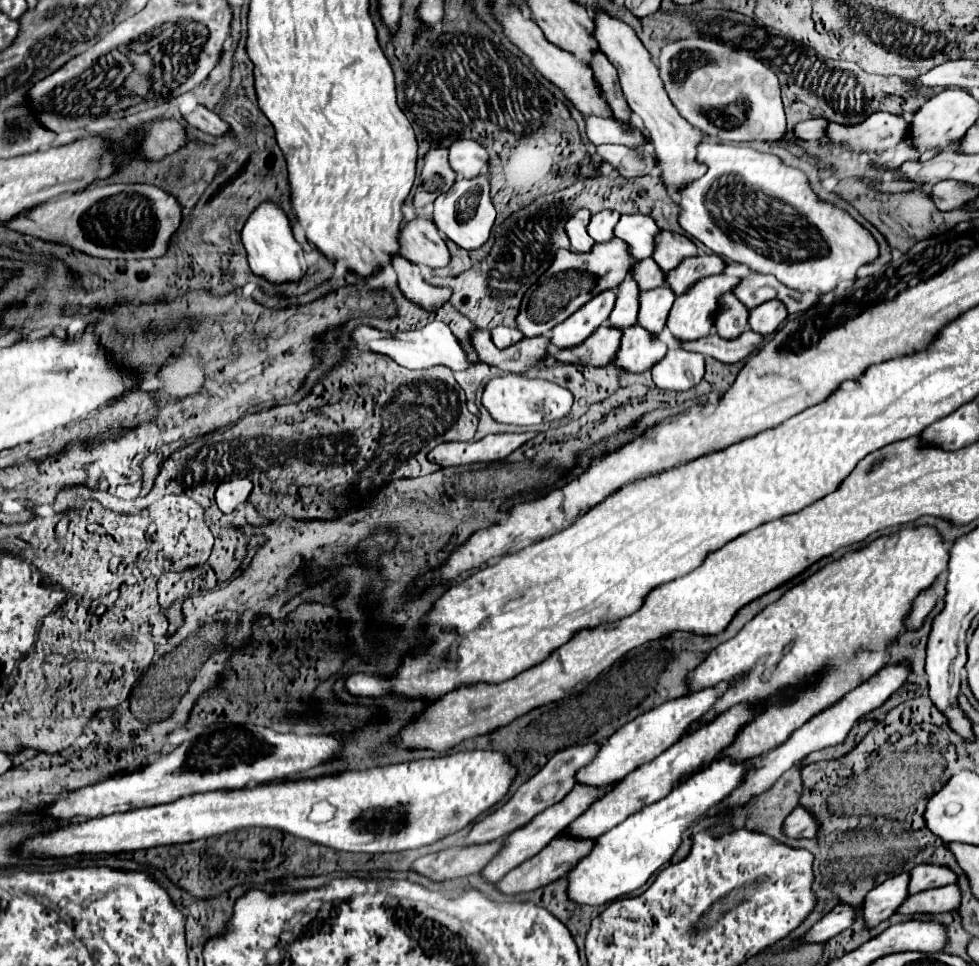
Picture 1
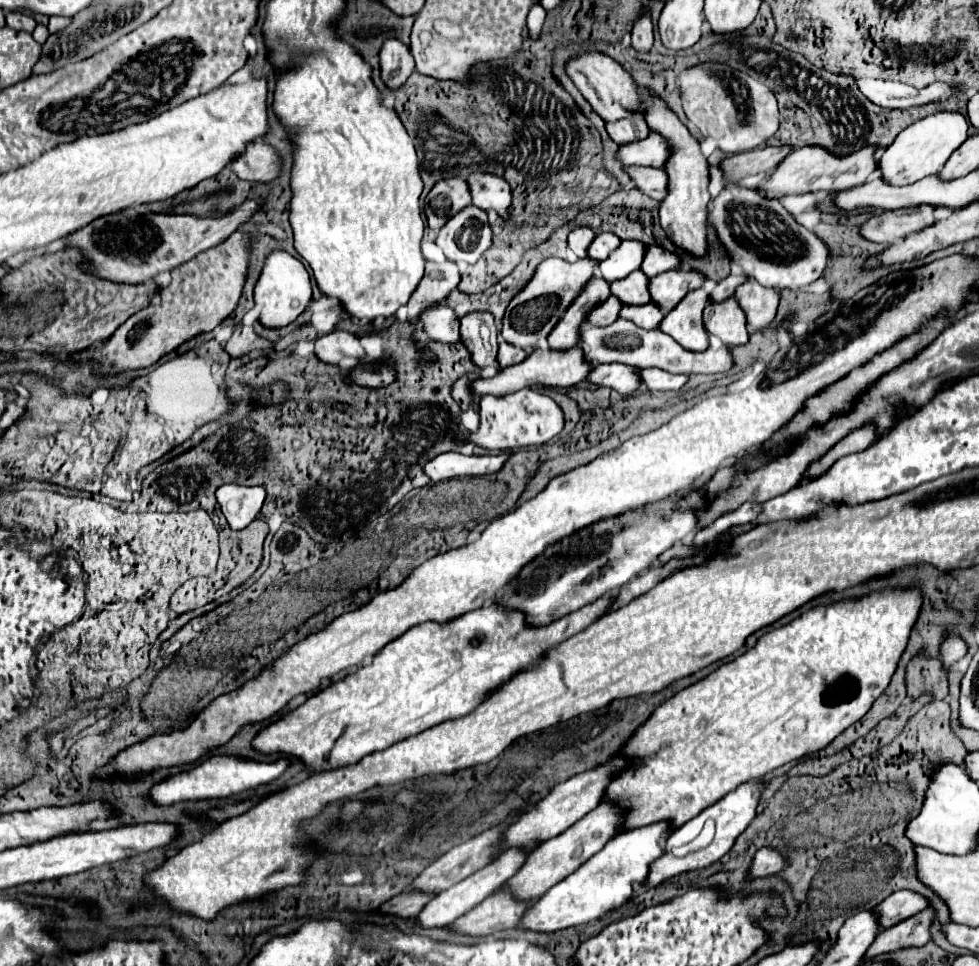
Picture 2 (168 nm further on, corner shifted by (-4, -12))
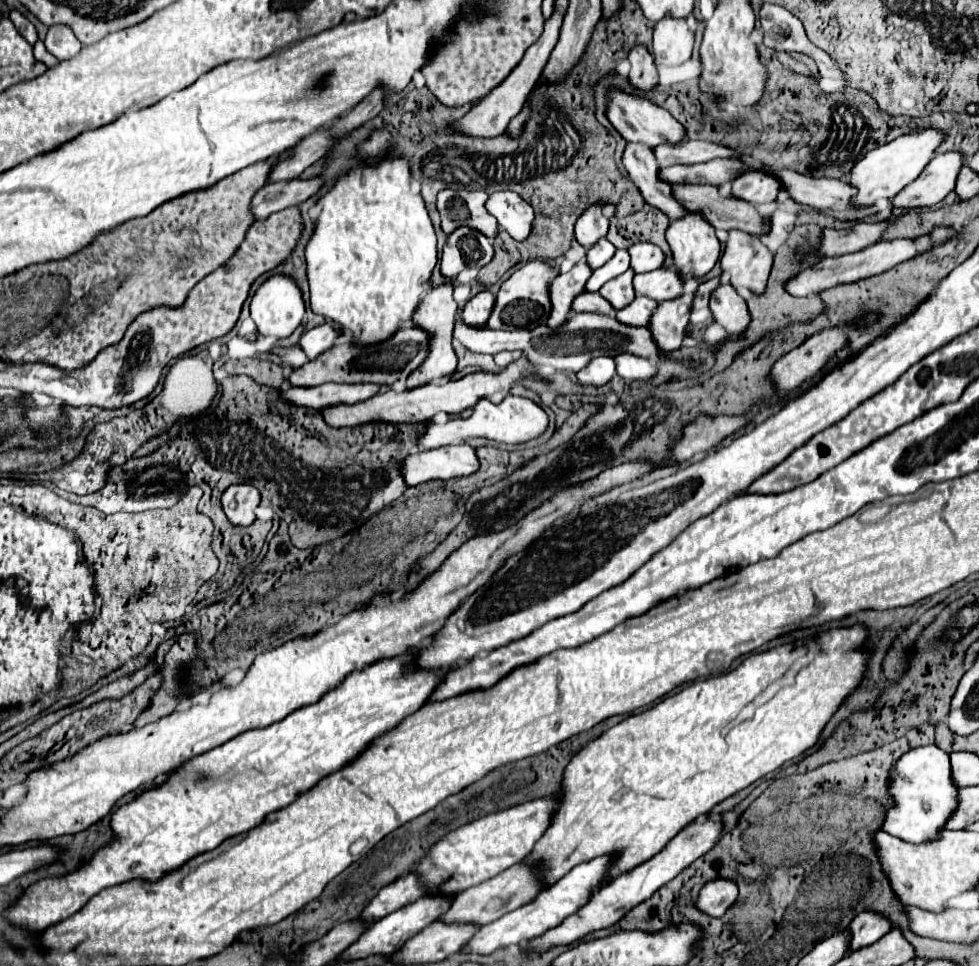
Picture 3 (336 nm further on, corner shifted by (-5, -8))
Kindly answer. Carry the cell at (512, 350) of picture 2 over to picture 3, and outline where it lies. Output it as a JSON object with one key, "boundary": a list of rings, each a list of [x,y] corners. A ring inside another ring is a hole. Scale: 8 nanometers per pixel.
{"boundary":[[[513,350],[513,352],[499,352],[499,354],[495,354],[495,364],[497,366],[501,366],[501,368],[505,368],[505,366],[509,366],[513,360],[517,360],[517,358],[521,358],[523,356],[523,352],[519,352],[519,350]]]}

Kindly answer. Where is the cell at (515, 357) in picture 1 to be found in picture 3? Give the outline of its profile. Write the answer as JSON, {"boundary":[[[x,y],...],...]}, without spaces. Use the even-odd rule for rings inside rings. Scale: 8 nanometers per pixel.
{"boundary":[[[479,292],[465,304],[461,312],[463,322],[469,326],[485,326],[491,316],[493,304],[495,304],[495,296],[491,292]]]}

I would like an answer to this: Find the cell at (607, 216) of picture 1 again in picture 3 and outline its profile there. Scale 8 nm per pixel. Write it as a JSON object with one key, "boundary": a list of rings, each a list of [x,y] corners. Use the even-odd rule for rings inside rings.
{"boundary":[[[601,238],[595,246],[591,246],[591,248],[587,250],[587,264],[595,270],[595,268],[603,266],[607,260],[611,260],[613,254],[615,254],[615,250],[617,250],[617,248],[615,248],[607,238]]]}

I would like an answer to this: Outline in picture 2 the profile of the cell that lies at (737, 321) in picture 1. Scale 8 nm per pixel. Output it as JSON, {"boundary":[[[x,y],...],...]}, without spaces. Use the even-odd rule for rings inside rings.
{"boundary":[[[726,298],[718,304],[708,302],[704,310],[704,326],[726,346],[740,346],[748,342],[746,314],[734,298]]]}

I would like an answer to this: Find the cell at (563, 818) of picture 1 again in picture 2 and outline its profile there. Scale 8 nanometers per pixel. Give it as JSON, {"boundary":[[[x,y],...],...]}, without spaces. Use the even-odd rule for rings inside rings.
{"boundary":[[[508,850],[502,856],[498,856],[494,862],[490,862],[486,868],[470,874],[468,878],[464,878],[462,882],[458,882],[456,886],[450,886],[450,890],[444,890],[440,894],[436,894],[416,916],[416,924],[422,928],[442,928],[442,926],[450,926],[456,918],[460,918],[462,914],[466,914],[472,906],[480,904],[484,898],[488,898],[492,892],[496,892],[502,882],[506,882],[512,874],[518,872],[518,868],[524,864],[526,854],[522,850]]]}

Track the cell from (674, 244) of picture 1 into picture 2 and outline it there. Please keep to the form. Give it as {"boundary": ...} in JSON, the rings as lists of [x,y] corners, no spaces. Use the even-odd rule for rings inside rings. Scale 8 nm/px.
{"boundary":[[[648,246],[646,248],[646,254],[644,254],[644,262],[642,262],[642,266],[640,266],[640,270],[648,276],[648,278],[652,278],[652,276],[658,276],[658,274],[662,274],[662,272],[666,272],[666,270],[672,270],[672,268],[676,268],[676,266],[680,266],[680,258],[674,254],[674,252],[670,252],[670,250],[664,250],[662,246]]]}

